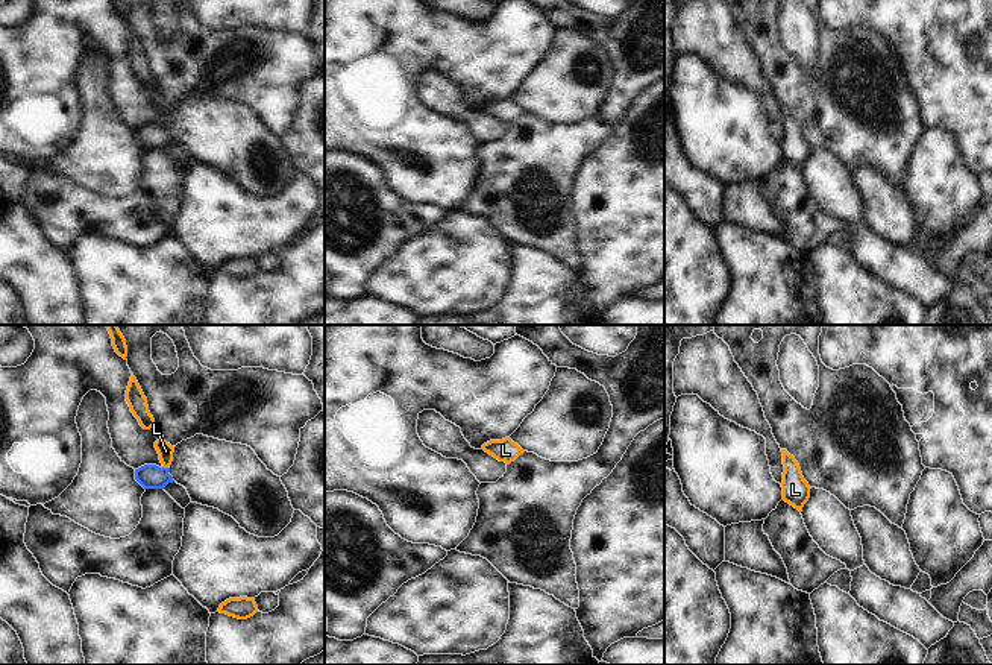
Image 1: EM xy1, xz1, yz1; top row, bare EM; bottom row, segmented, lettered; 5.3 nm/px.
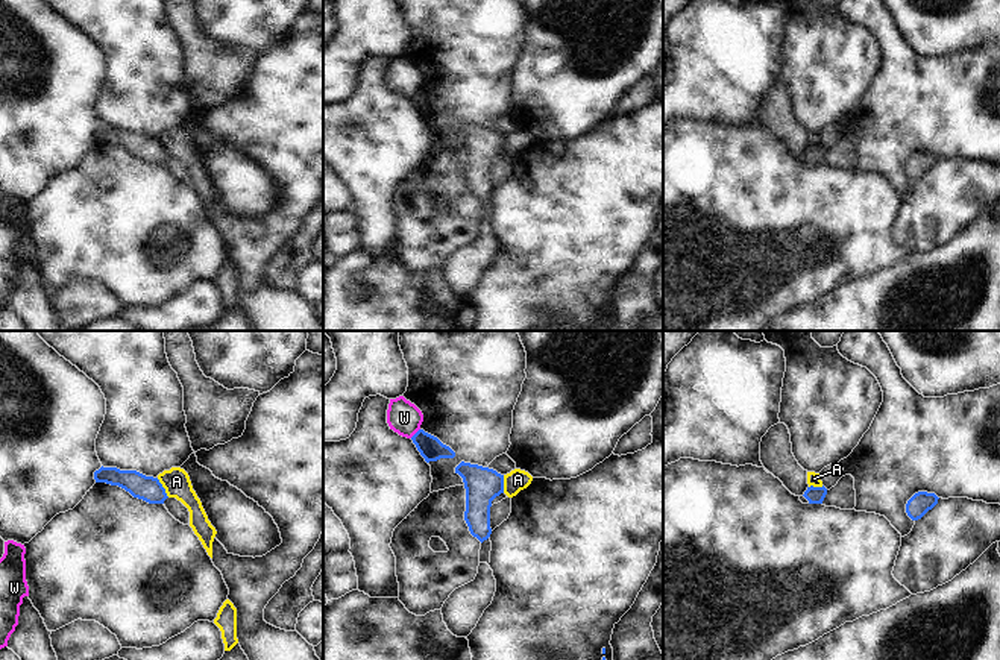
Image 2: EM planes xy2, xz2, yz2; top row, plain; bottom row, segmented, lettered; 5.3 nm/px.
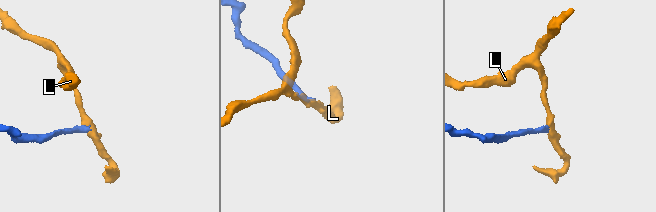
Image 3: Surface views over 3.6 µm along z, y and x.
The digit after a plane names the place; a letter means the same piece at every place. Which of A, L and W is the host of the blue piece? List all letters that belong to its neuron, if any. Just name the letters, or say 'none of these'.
none of these

